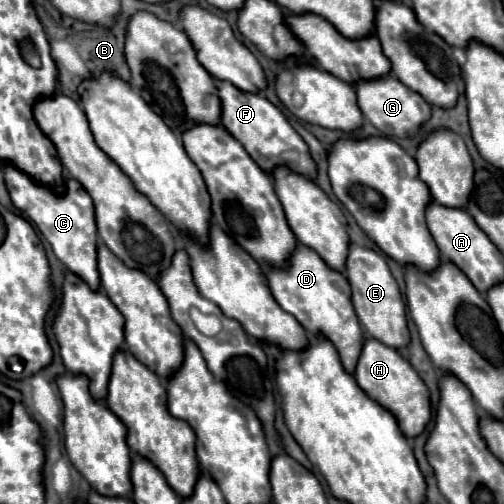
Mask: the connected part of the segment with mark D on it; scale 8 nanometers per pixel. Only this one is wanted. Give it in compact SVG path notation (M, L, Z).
M299 244L297 250L291 254L285 270L271 268L267 272L267 282L269 282L269 288L271 288L277 304L285 312L293 314L311 336L321 336L321 338L327 338L329 342L333 342L333 346L337 348L337 352L341 356L343 368L349 374L353 374L361 348L363 348L363 342L365 342L365 334L361 330L359 318L351 304L351 288L349 288L347 278L341 272L331 270L319 258L317 252Z

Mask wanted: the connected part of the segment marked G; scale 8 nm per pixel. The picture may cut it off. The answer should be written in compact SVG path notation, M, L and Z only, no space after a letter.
M393 74L371 82L359 82L355 90L363 116L387 138L409 138L421 128L423 122L431 118L431 106L421 96L417 96L417 92L405 88Z

